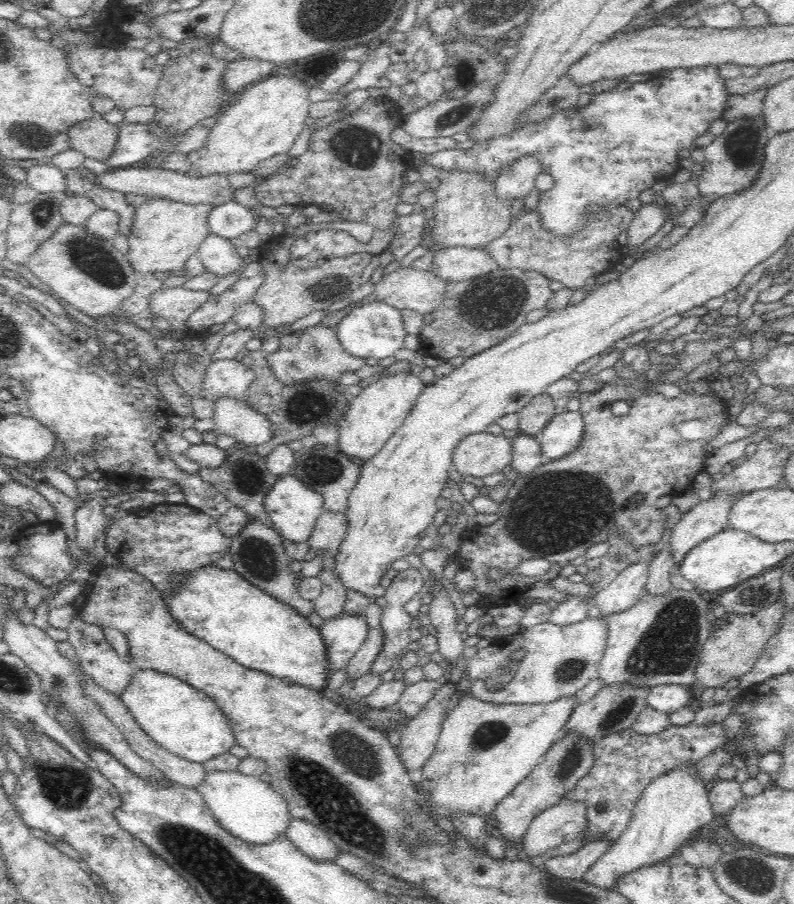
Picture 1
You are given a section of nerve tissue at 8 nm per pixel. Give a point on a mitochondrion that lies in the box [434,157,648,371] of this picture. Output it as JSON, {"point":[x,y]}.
{"point":[492,316]}

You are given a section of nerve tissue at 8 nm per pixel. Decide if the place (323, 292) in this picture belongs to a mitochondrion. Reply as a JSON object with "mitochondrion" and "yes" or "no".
{"mitochondrion":"yes"}

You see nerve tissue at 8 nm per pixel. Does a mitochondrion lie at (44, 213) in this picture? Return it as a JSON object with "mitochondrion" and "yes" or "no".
{"mitochondrion":"yes"}

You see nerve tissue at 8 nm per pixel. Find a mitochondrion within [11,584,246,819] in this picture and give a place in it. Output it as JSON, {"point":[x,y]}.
{"point":[67,787]}

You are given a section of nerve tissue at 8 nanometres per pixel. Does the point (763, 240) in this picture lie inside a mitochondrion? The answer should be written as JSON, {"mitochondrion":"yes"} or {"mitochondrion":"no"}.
{"mitochondrion":"no"}

